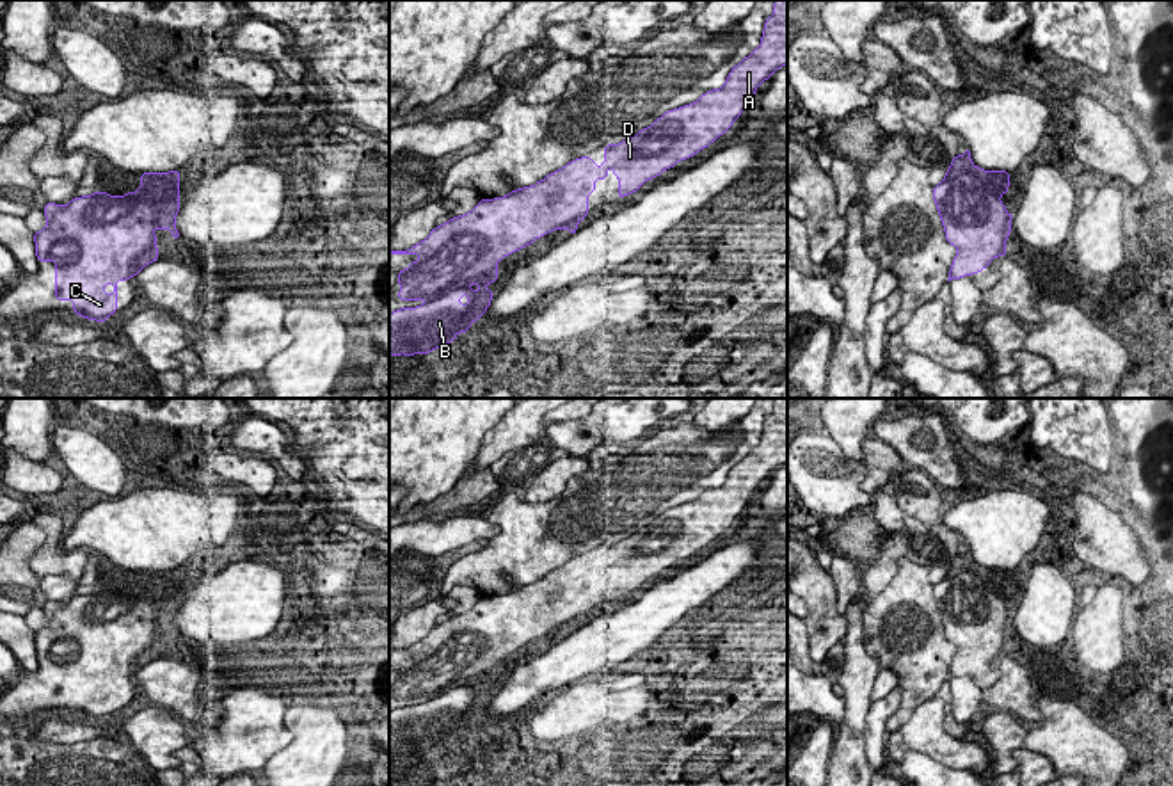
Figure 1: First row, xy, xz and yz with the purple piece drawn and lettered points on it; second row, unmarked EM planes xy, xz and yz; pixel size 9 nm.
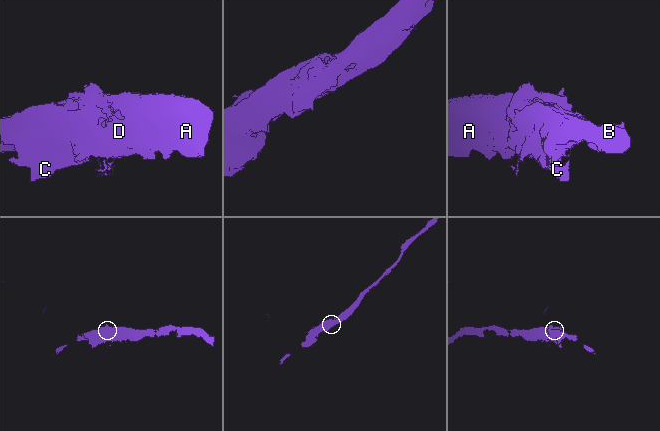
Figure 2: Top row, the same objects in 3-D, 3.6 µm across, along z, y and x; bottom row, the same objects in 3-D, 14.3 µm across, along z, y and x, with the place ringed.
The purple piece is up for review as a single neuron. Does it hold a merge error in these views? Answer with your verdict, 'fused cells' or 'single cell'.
single cell

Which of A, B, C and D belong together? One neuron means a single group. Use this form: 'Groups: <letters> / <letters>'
Groups: A B C D

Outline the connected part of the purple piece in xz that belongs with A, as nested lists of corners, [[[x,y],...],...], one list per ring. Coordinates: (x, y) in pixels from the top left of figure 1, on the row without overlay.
[[[775,398],[761,443],[734,464],[720,487],[672,507],[618,542],[604,542],[604,562],[574,557],[535,583],[503,596],[480,598],[467,612],[434,626],[419,642],[389,653],[418,653],[398,670],[398,699],[423,704],[389,710],[389,752],[430,752],[467,731],[492,701],[498,660],[555,628],[578,631],[588,594],[608,565],[618,576],[618,598],[697,553],[723,533],[755,496],[757,485],[787,462],[787,398]]]

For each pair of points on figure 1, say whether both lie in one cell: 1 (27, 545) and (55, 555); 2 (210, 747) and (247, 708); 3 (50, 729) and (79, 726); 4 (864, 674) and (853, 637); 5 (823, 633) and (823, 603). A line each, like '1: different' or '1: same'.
1: different
2: same
3: same
4: same
5: same

